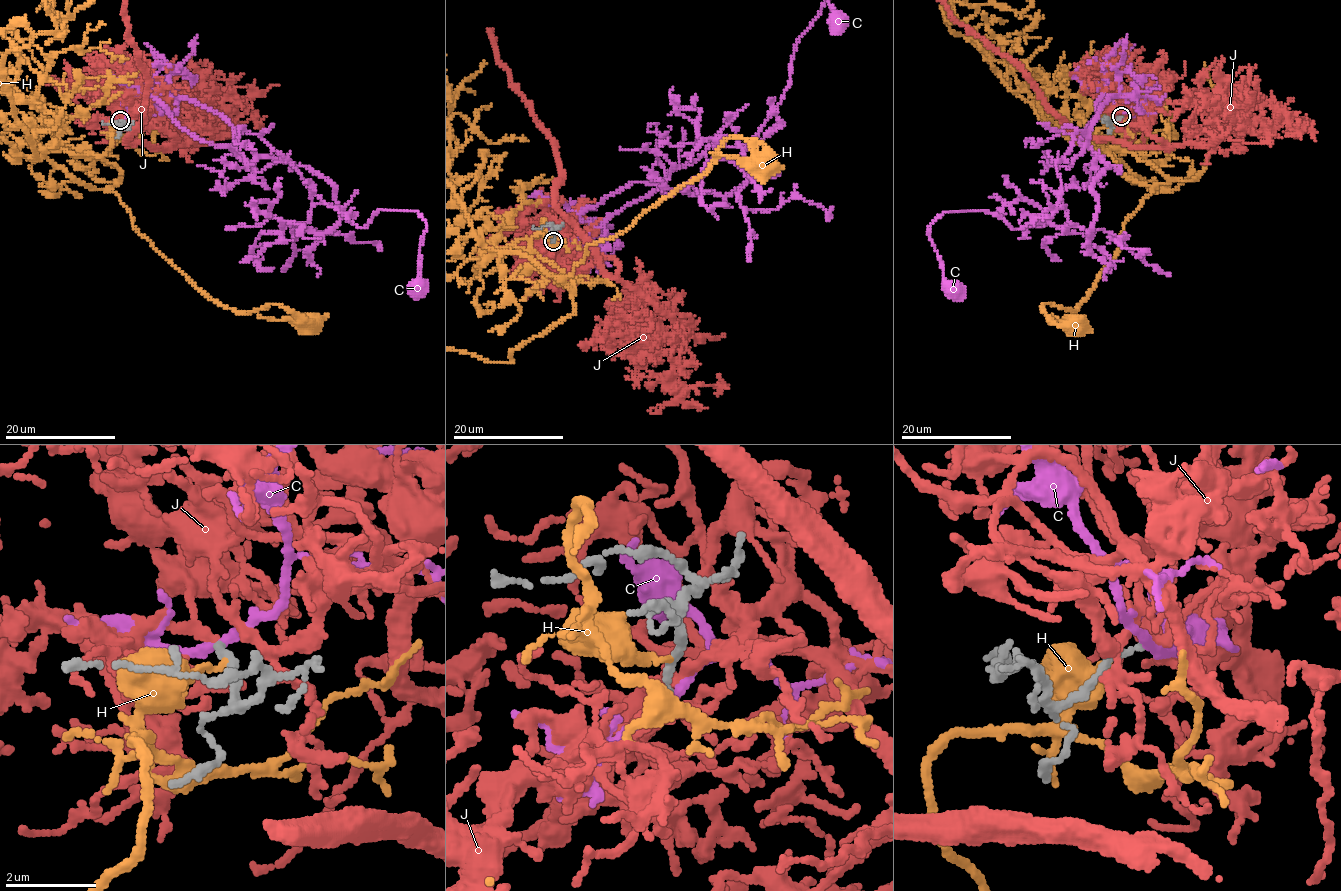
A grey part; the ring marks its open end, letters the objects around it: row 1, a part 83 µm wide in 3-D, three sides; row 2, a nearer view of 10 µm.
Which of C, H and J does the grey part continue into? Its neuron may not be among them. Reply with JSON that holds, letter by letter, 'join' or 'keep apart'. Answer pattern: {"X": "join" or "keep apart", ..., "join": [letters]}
{"C": "keep apart", "H": "keep apart", "J": "join", "join": ["J"]}

